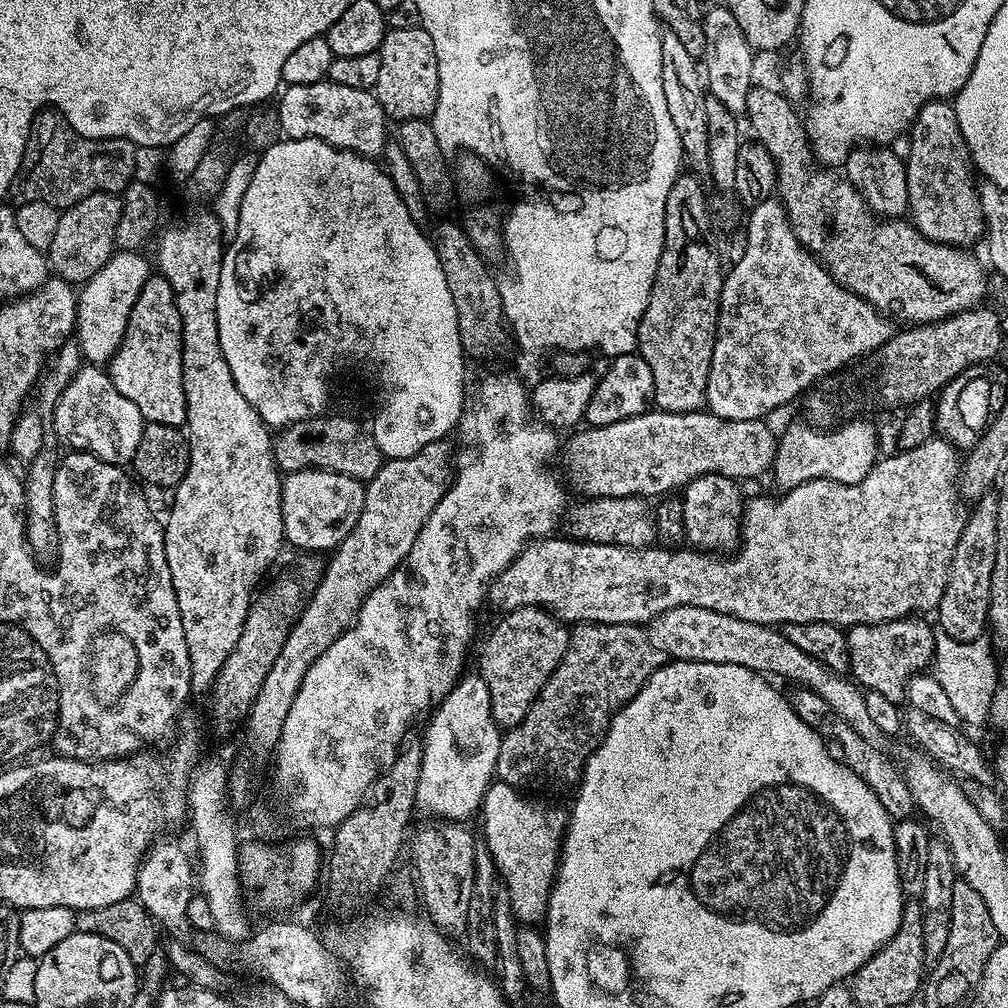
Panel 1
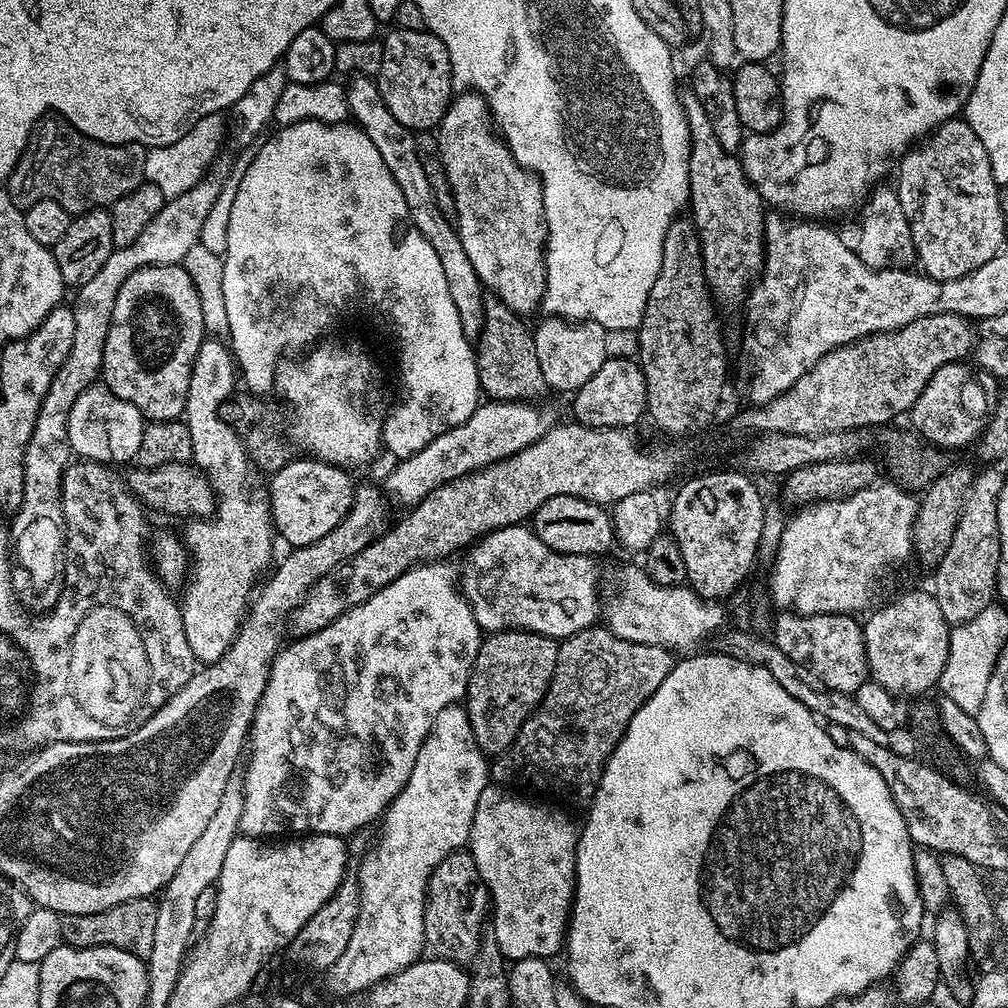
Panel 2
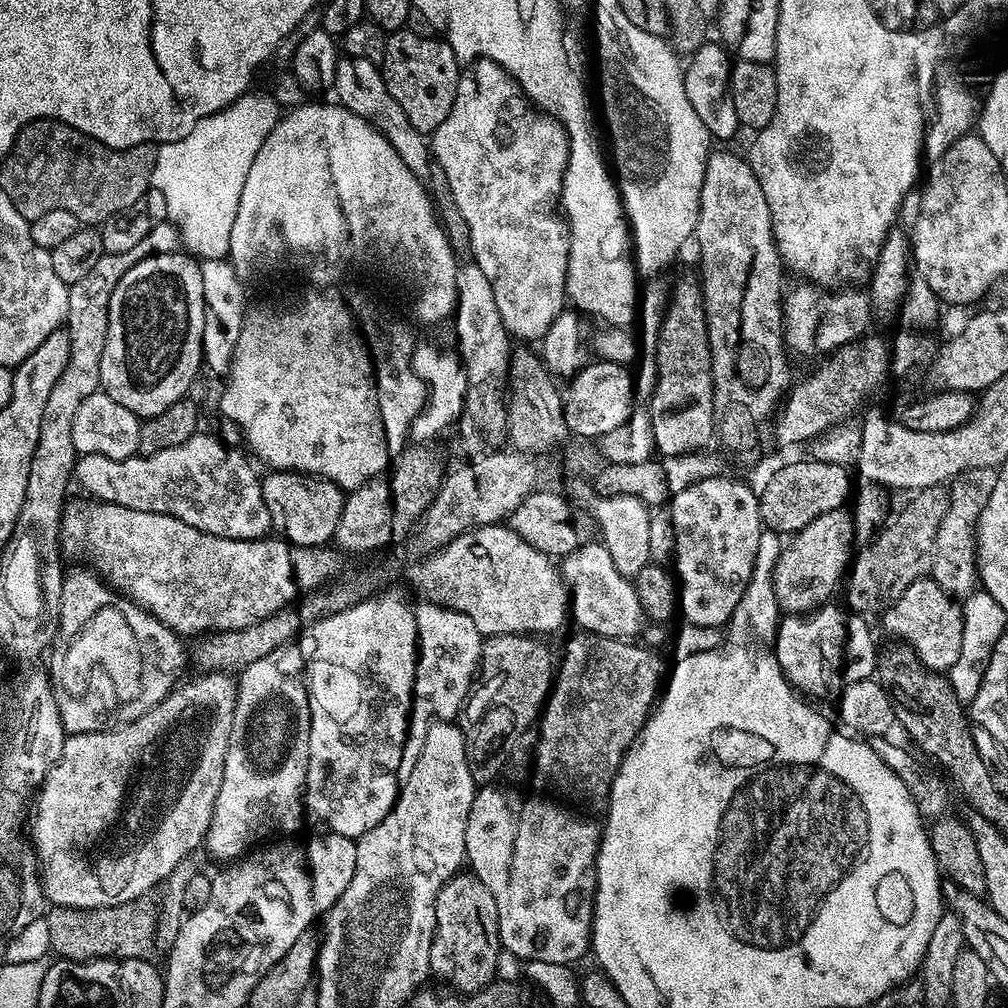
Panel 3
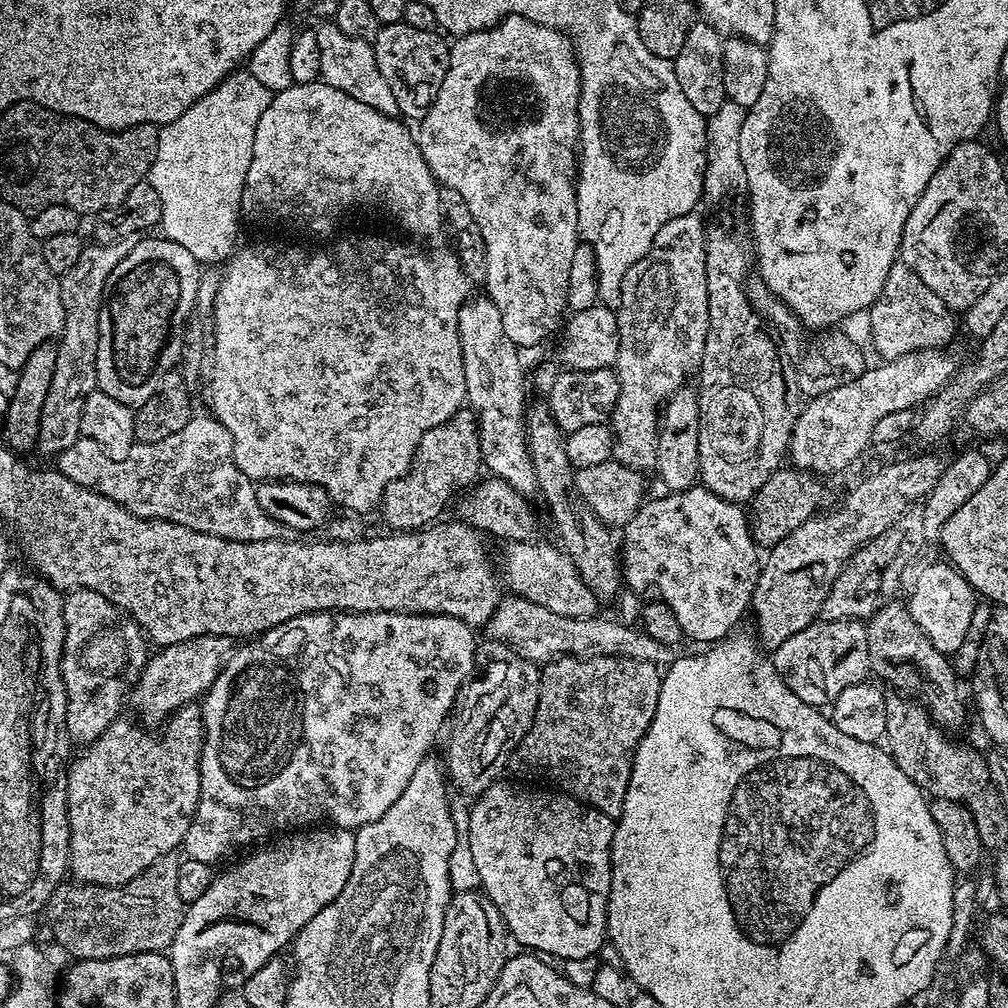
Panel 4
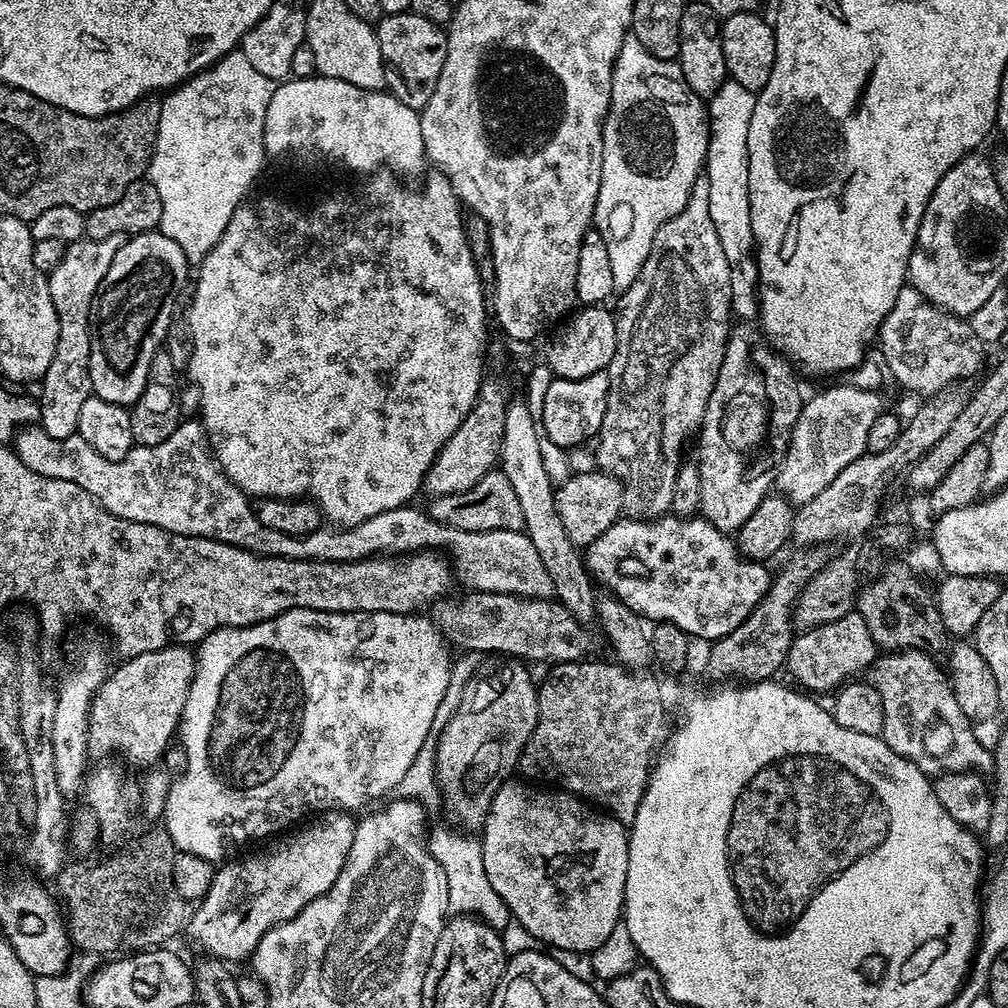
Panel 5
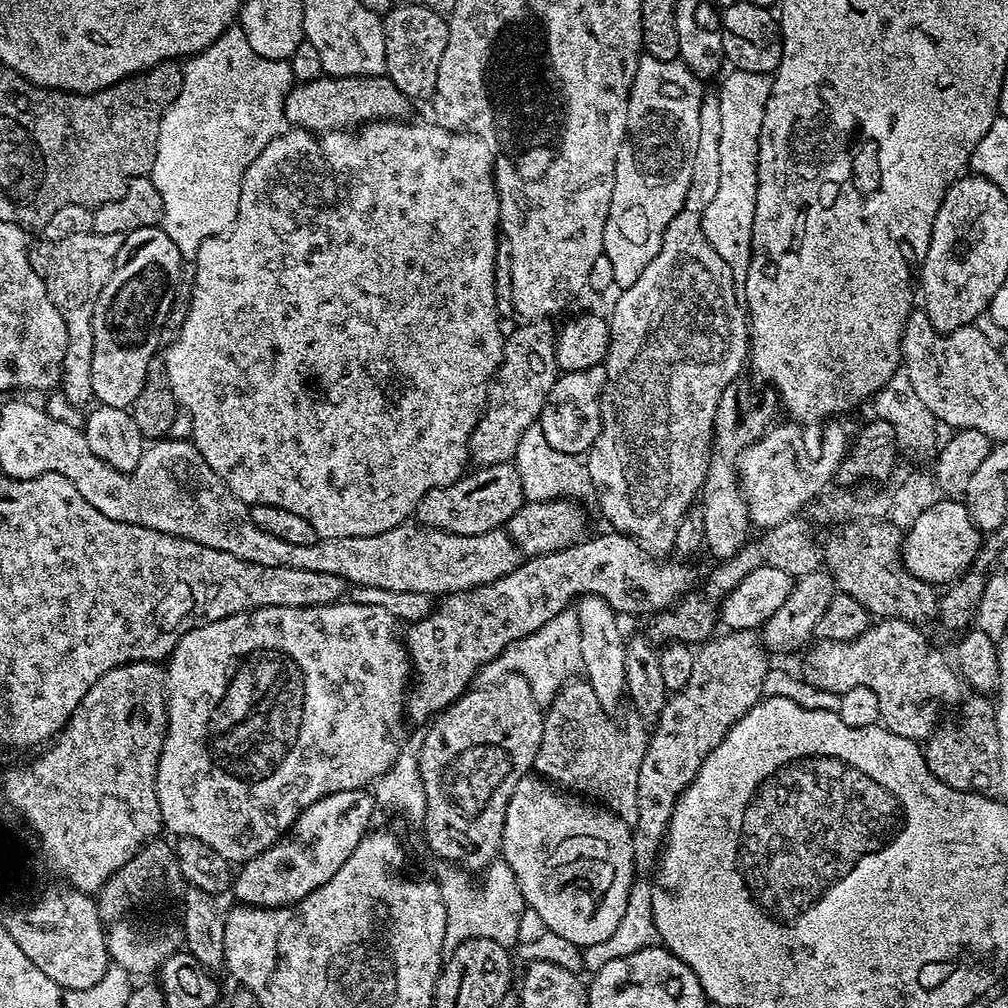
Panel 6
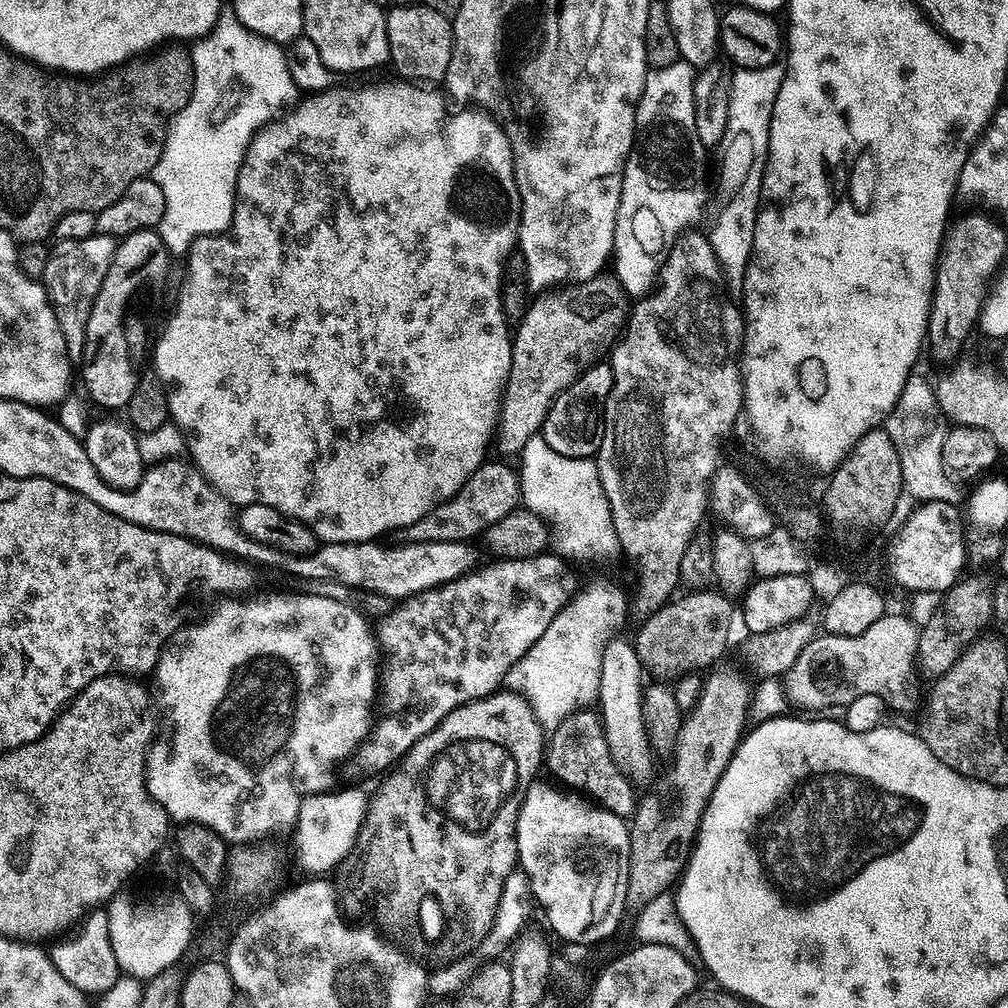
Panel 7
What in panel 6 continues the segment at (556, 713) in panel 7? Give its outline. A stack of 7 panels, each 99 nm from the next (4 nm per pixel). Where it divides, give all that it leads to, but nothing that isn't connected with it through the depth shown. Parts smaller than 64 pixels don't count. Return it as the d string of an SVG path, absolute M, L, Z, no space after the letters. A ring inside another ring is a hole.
M565 610L559 612L546 626L542 626L532 636L515 640L502 654L492 660L492 668L480 669L476 672L480 680L503 680L509 674L526 678L532 691L534 702L541 706L551 704L556 693L581 671L582 665L582 634L578 628L578 618L575 611Z

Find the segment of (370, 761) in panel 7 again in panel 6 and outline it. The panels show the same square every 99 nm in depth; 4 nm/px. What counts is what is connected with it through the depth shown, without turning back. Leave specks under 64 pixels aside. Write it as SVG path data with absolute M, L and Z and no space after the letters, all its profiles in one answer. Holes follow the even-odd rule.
M608 530L605 536L585 539L561 552L525 559L513 572L489 584L471 588L465 592L449 592L433 607L432 613L407 625L406 647L410 661L410 672L414 683L406 700L406 716L414 723L427 725L437 714L444 711L469 691L473 676L484 663L493 660L510 647L515 640L532 636L550 618L565 611L568 599L582 596L601 596L617 614L629 612L632 616L660 613L673 607L693 586L692 572L684 564L664 564L663 559L651 556L636 540L621 532Z

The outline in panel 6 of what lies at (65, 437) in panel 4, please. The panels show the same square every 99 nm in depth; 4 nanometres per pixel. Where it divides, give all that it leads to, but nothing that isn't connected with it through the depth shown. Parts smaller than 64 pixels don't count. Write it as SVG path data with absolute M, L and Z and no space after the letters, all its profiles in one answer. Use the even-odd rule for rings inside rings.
M91 231L73 234L54 243L54 254L44 275L44 285L46 294L50 294L50 302L54 302L54 310L62 314L62 323L66 325L66 354L60 367L58 392L72 404L84 404L93 399L90 358L94 358L94 302L102 286L106 286L106 278L110 278L114 270L116 255L118 250L122 250L123 241L124 237L118 234Z

